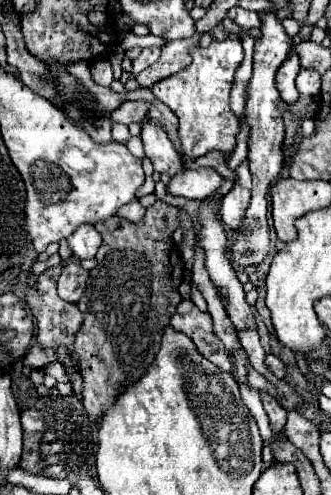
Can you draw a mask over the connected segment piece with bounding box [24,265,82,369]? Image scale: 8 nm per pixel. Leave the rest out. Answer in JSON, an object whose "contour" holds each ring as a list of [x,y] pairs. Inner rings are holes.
{"contour":[[[56,265],[56,267],[50,267],[46,269],[40,277],[38,277],[38,283],[28,291],[26,295],[26,303],[30,305],[30,311],[32,315],[36,317],[38,321],[38,341],[36,345],[28,351],[28,355],[24,357],[24,365],[32,367],[32,369],[40,369],[52,361],[56,361],[56,355],[54,355],[54,349],[58,345],[66,345],[70,355],[72,355],[72,349],[70,345],[74,343],[74,333],[78,331],[78,325],[82,321],[82,313],[78,311],[78,307],[74,303],[68,303],[64,299],[60,299],[60,295],[56,293],[56,279],[62,271],[62,265]]]}

